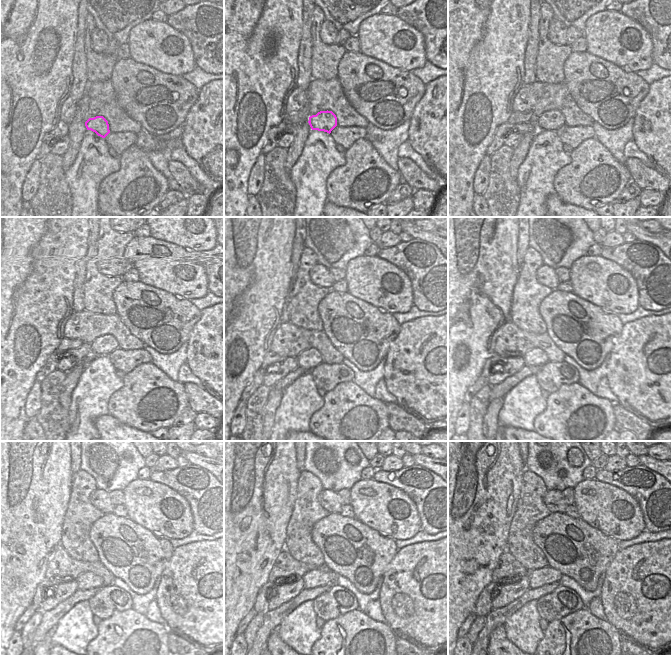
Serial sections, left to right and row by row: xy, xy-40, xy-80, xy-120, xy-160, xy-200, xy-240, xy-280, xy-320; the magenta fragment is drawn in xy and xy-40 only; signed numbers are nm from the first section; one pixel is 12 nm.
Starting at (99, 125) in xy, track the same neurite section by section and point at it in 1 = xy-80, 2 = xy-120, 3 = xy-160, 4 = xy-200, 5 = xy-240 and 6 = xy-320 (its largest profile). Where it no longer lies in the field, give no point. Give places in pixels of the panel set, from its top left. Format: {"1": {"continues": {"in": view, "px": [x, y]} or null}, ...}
{"1": {"continues": {"in": "xy-80", "px": [552, 120]}}, "2": {"continues": {"in": "xy-120", "px": [104, 345]}}, "3": {"continues": {"in": "xy-160", "px": [309, 359]}}, "4": {"continues": {"in": "xy-200", "px": [536, 357]}}, "5": {"continues": {"in": "xy-240", "px": [88, 580]}}, "6": {"continues": {"in": "xy-320", "px": [537, 578]}}}

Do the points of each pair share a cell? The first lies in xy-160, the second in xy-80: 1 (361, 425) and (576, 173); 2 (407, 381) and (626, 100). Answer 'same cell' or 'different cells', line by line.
1: same cell
2: different cells

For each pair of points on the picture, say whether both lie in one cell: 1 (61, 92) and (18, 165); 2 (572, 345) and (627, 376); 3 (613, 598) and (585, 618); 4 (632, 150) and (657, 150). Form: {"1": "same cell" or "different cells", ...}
{"1": "same cell", "2": "different cells", "3": "different cells", "4": "different cells"}

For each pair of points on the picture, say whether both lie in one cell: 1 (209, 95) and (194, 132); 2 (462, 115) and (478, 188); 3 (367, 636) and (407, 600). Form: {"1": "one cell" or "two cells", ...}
{"1": "one cell", "2": "two cells", "3": "two cells"}

